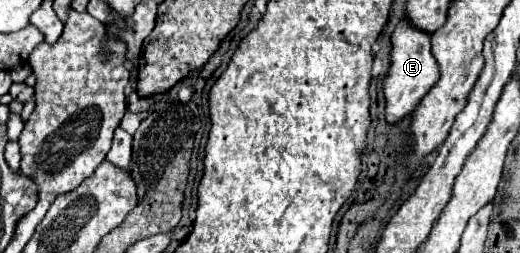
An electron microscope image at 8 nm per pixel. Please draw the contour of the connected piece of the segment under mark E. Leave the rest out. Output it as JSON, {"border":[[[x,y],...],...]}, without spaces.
{"border":[[[402,19],[392,33],[392,65],[384,79],[384,95],[386,95],[386,119],[390,123],[398,123],[402,117],[412,113],[426,91],[438,81],[440,67],[432,55],[430,33],[414,29],[408,19]]]}

